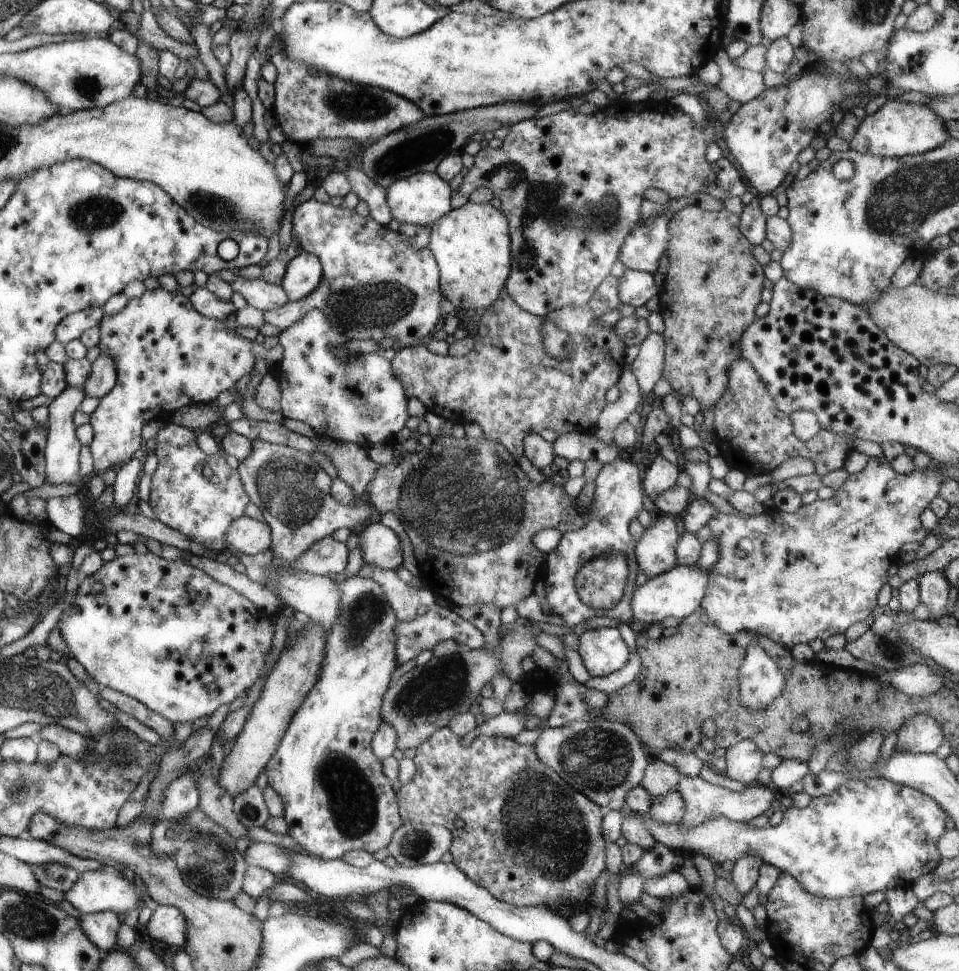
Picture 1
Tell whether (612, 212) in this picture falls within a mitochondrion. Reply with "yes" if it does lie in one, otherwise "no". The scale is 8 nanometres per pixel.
yes

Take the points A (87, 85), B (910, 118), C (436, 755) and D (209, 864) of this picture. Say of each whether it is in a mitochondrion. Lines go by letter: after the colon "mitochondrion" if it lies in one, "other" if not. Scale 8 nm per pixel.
A: mitochondrion
B: other
C: other
D: mitochondrion

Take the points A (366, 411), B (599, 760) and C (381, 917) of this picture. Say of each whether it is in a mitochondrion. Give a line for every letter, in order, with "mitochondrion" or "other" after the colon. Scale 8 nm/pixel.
A: mitochondrion
B: mitochondrion
C: other

